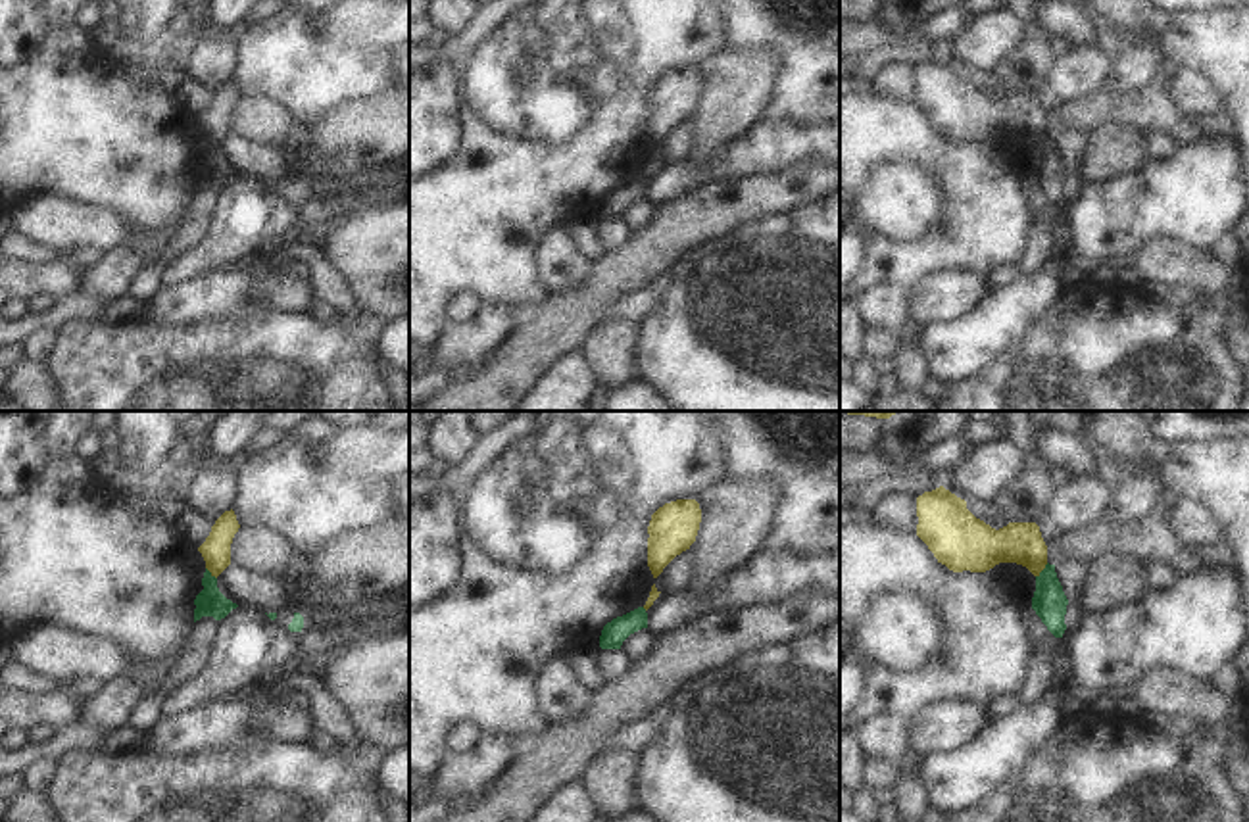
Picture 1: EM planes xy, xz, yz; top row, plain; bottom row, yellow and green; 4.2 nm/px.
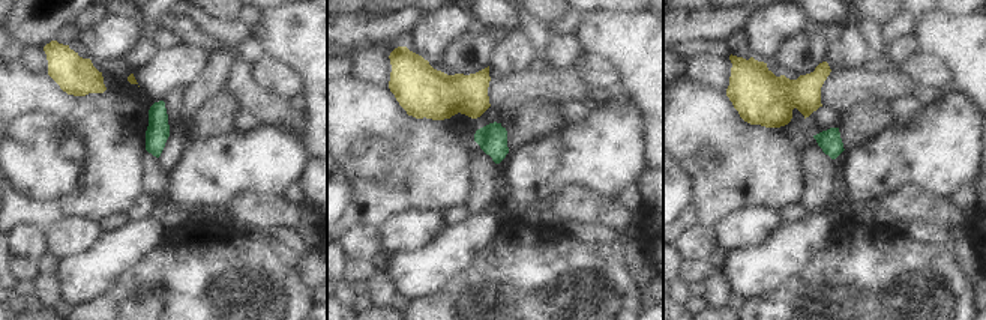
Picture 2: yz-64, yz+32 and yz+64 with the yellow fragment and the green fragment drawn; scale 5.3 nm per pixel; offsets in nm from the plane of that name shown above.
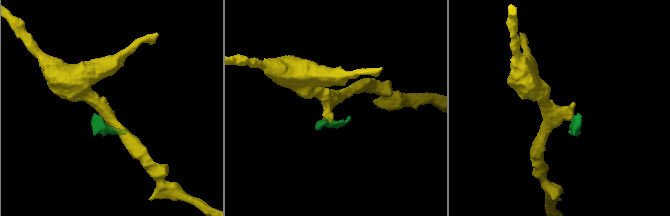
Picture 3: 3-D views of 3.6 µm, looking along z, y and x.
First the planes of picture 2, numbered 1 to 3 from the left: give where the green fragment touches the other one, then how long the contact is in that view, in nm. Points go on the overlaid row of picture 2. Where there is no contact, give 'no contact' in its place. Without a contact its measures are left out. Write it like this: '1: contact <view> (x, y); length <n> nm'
1: no contact
2: no contact
3: no contact

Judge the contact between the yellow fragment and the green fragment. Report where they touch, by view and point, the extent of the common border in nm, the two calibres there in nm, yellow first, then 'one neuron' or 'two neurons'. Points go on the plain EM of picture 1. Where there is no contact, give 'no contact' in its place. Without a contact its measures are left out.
meets yellow in yz at (1042, 139); contact 80 nm long; 180 nm thick on the yellow side, 140 nm on the other; two neurons

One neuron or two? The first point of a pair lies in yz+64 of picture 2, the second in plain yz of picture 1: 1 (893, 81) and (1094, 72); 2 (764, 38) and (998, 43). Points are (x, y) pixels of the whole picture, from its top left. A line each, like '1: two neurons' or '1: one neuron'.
1: two neurons
2: one neuron

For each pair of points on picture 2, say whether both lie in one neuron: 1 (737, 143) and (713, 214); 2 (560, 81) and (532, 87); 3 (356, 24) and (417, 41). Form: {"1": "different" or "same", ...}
{"1": "same", "2": "same", "3": "different"}

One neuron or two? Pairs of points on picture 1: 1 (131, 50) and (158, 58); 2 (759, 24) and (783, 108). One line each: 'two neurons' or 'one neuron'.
1: one neuron
2: one neuron

